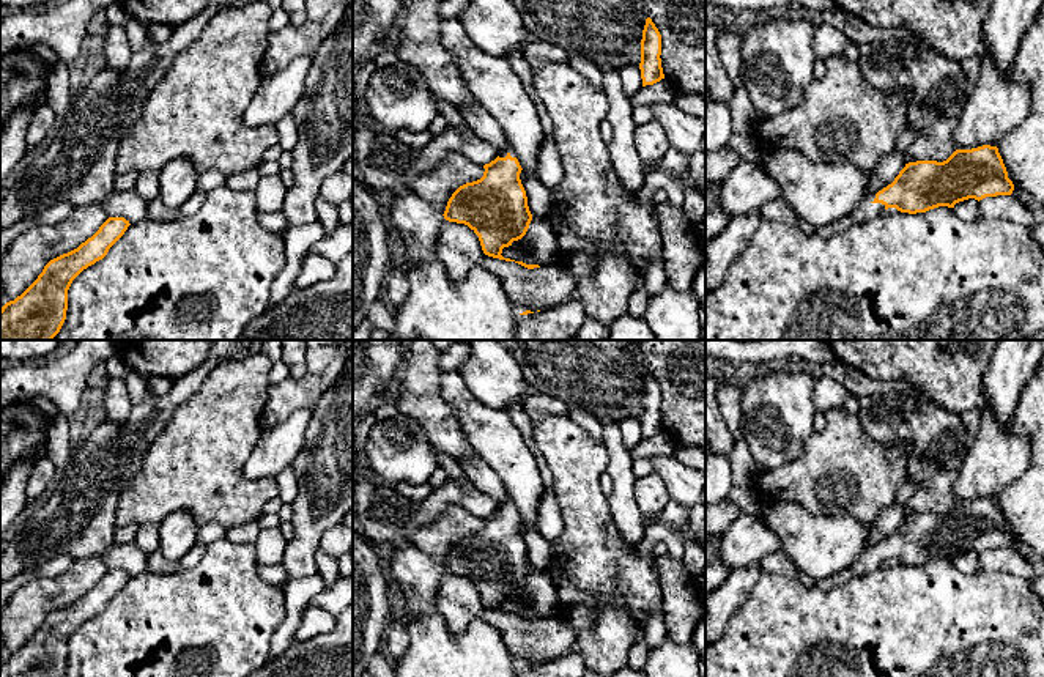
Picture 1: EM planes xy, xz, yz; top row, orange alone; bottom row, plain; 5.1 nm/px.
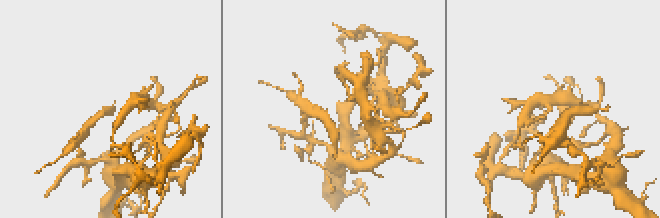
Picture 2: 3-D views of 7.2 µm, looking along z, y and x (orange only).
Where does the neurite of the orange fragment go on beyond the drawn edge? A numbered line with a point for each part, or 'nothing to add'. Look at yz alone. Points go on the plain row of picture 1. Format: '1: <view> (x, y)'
1: yz (1002, 559)

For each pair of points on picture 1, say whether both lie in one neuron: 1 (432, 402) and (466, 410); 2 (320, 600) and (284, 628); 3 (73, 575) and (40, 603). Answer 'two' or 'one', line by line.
1: two
2: two
3: one

